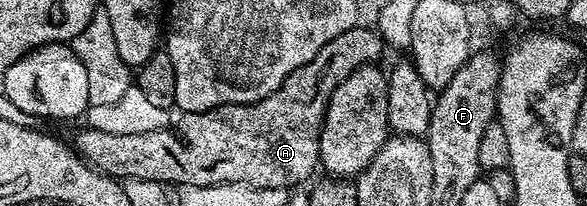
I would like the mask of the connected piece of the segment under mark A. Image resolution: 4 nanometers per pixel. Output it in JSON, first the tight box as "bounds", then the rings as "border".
{"bounds":[72,27,384,189],"border":[[[362,27],[344,30],[344,34],[332,38],[332,42],[328,42],[328,46],[324,46],[316,58],[288,74],[277,90],[256,102],[225,104],[210,108],[207,112],[182,112],[173,126],[159,132],[150,130],[148,134],[107,134],[104,130],[82,126],[72,139],[72,147],[91,168],[115,178],[147,180],[167,186],[247,184],[253,188],[293,189],[293,184],[304,183],[313,174],[314,167],[319,167],[318,139],[322,133],[322,119],[326,116],[326,107],[336,86],[340,86],[340,82],[344,82],[352,70],[374,64],[377,56],[384,51],[384,43],[378,32],[373,27]]]}

